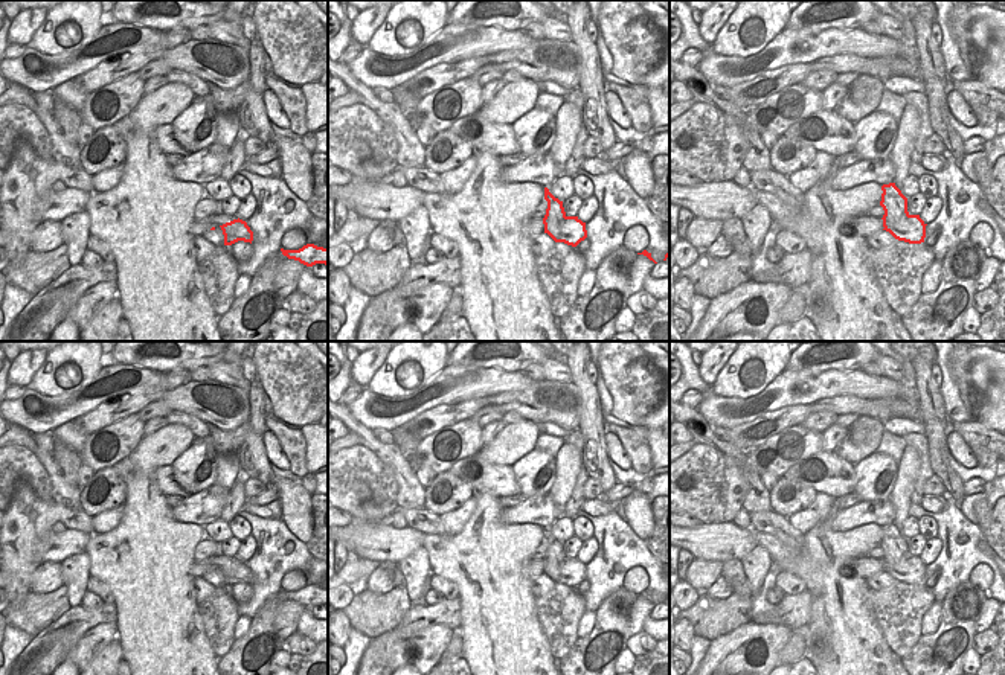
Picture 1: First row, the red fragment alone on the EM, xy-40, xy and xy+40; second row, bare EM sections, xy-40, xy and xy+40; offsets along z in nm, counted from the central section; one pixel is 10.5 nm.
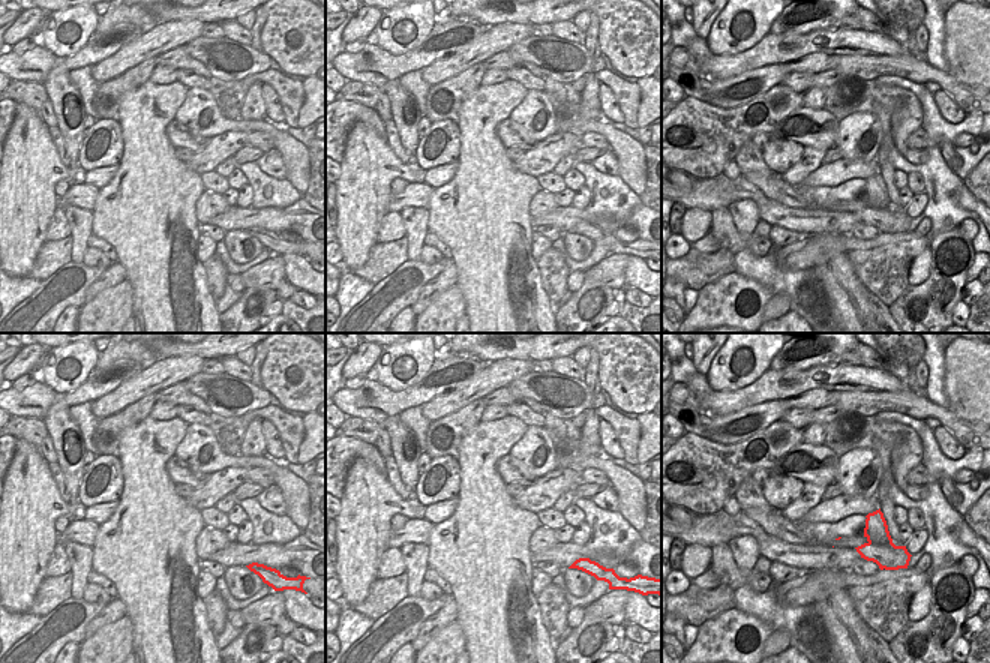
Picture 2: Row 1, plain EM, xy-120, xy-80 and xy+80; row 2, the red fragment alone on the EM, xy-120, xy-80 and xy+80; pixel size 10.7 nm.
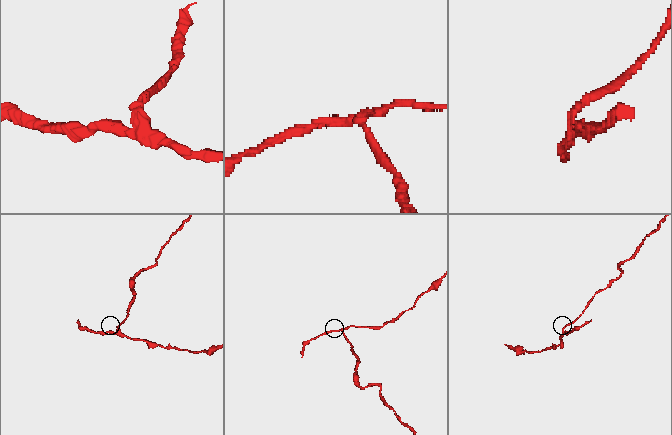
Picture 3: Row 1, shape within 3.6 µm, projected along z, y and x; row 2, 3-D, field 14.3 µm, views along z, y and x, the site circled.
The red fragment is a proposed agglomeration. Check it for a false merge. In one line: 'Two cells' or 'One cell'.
Two cells

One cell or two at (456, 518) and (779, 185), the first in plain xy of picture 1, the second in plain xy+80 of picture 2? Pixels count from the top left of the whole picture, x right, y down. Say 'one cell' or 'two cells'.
two cells

